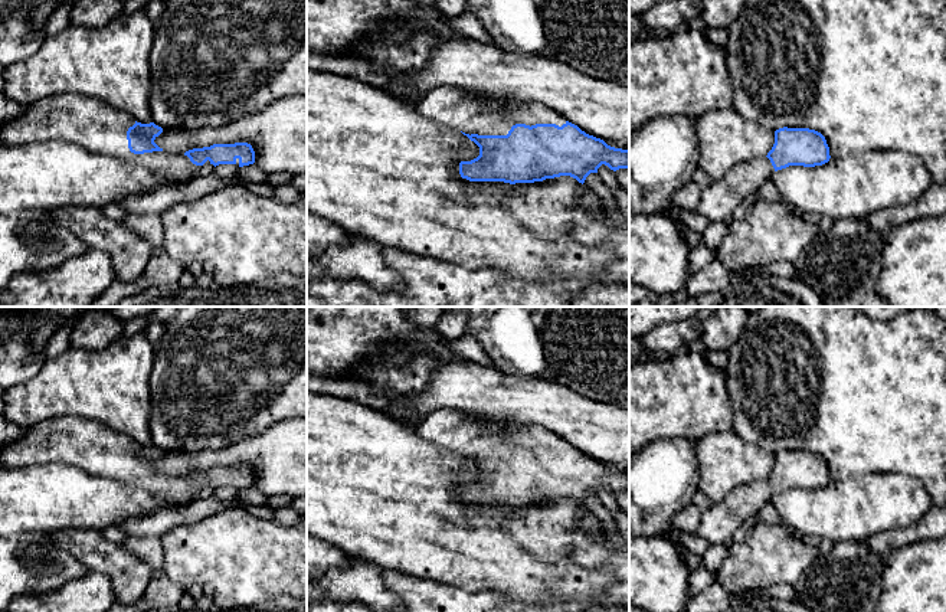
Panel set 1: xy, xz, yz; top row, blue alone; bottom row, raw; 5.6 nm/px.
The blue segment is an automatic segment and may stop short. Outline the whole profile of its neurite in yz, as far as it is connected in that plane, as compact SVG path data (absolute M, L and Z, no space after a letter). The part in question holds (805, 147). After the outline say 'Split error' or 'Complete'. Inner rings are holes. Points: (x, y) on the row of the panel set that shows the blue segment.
M779 128L766 157L734 166L718 180L701 189L695 212L710 223L724 222L750 193L778 170L789 166L815 167L831 158L825 137L809 128Z. Split error

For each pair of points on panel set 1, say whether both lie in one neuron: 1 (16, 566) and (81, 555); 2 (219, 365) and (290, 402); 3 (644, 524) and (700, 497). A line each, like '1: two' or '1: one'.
1: two
2: one
3: two

